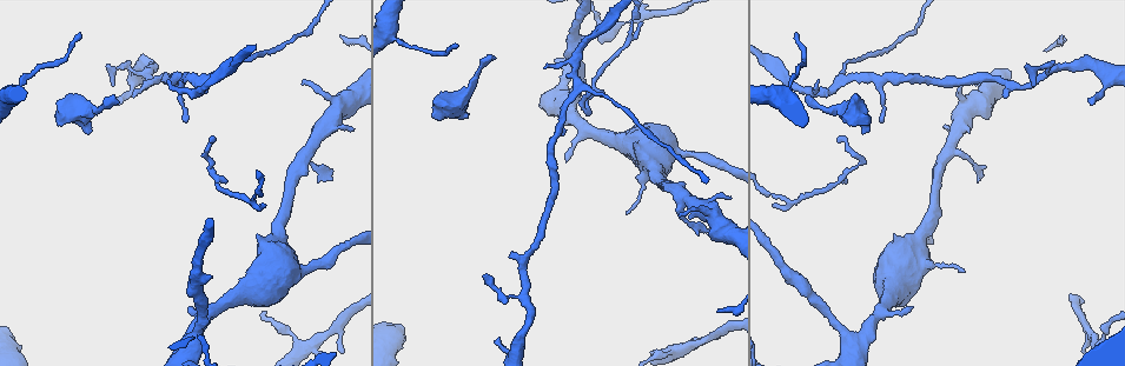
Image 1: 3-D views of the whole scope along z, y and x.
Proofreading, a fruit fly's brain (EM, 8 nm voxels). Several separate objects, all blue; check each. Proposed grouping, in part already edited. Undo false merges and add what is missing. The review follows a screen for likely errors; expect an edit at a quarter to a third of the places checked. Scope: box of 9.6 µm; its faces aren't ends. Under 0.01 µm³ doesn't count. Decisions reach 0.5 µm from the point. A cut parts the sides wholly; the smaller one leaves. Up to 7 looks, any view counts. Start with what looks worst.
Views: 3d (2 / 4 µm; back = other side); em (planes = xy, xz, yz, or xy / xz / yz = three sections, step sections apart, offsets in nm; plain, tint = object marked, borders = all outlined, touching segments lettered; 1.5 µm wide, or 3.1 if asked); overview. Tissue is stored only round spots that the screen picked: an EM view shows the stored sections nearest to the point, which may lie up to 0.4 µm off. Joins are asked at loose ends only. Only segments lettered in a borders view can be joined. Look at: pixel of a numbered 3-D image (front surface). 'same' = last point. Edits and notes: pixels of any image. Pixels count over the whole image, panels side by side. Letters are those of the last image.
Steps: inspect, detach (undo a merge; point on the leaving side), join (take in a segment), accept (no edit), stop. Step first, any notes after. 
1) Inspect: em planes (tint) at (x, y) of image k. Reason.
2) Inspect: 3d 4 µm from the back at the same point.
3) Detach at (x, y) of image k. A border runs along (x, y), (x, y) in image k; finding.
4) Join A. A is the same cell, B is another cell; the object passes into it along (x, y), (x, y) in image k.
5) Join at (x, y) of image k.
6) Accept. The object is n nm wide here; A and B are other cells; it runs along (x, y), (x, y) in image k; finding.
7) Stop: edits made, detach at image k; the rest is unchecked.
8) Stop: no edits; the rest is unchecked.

Inspect: 3d 2 µm at (192, 307) of image 1. Free end.

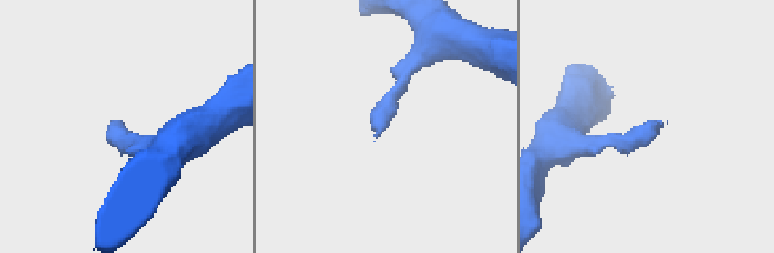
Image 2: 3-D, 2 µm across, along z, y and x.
Inspect: em yz step 8 (borders) at (376, 137) of image 2. Need the tissue.

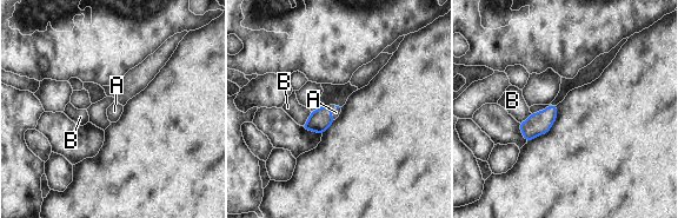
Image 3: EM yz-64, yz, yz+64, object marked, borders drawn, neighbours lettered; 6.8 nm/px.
Join A. A is the same cell, B is another cell; the object passes into it along (319, 120), (331, 112), (336, 112) in image 3; it goes on there.

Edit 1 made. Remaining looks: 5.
Inspect: overview. Redraw.

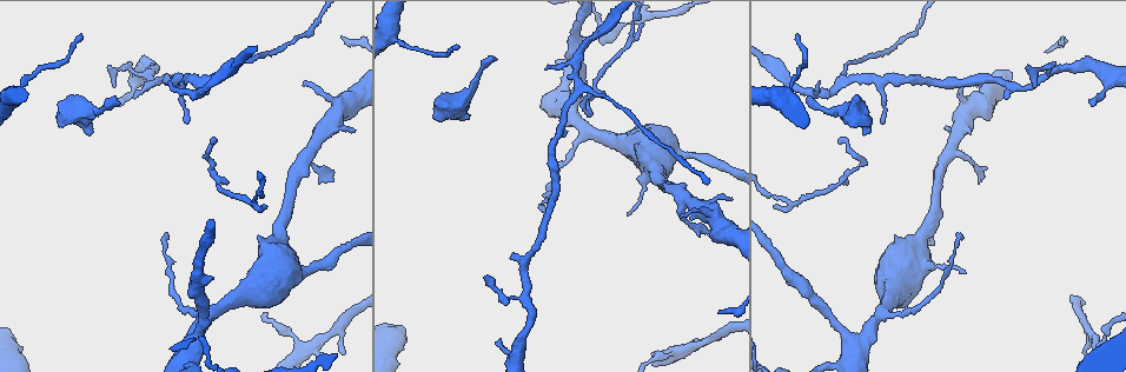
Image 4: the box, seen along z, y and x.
Inspect: 3d 4 µm at (344, 354) of image 4. Branch stops here.

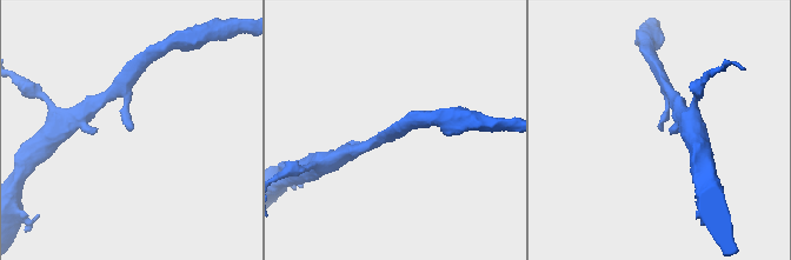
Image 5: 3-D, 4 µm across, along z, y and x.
Inspect: em yz step 4 (borders) at (130, 129) of image 5.

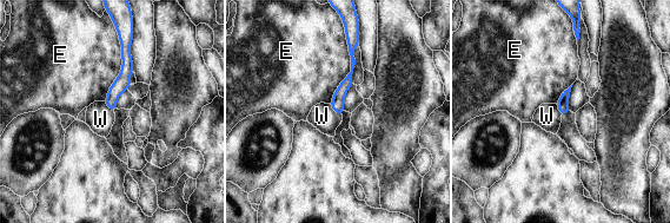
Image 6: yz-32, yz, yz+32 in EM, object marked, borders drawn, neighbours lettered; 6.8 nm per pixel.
Inspect: em planes (borders) at the same point.

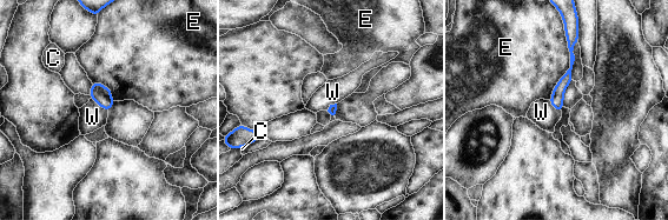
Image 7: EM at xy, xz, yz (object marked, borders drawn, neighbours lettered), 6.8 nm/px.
Accept. C, E and W are other cells; it runs along (570, 39), (571, 67), (556, 106) in image 7; no lettered segment goes on from it.

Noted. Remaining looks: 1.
Stop: edits made, join at image 3; the rest is unchecked.

